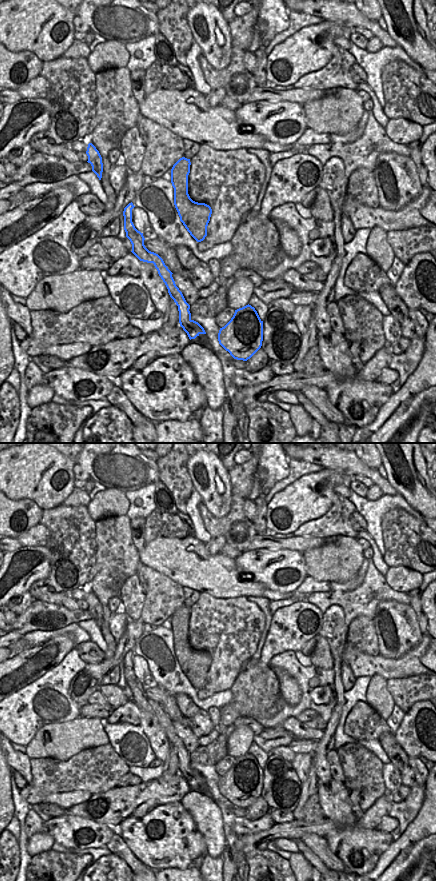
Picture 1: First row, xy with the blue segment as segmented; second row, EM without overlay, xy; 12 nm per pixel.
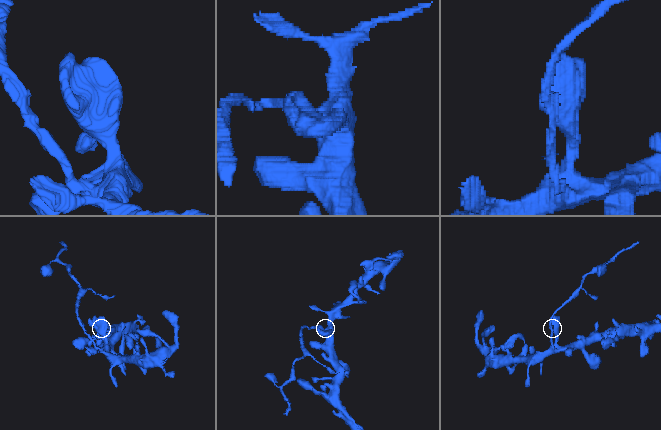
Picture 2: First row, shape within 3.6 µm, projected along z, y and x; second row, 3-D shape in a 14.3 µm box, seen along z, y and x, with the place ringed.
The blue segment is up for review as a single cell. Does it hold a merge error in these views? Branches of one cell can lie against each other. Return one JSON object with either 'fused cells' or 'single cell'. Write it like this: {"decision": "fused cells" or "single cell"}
{"decision": "fused cells"}

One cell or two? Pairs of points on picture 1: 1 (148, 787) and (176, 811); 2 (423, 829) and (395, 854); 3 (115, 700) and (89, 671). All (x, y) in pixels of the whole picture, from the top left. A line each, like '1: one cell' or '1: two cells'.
1: two cells
2: one cell
3: two cells

